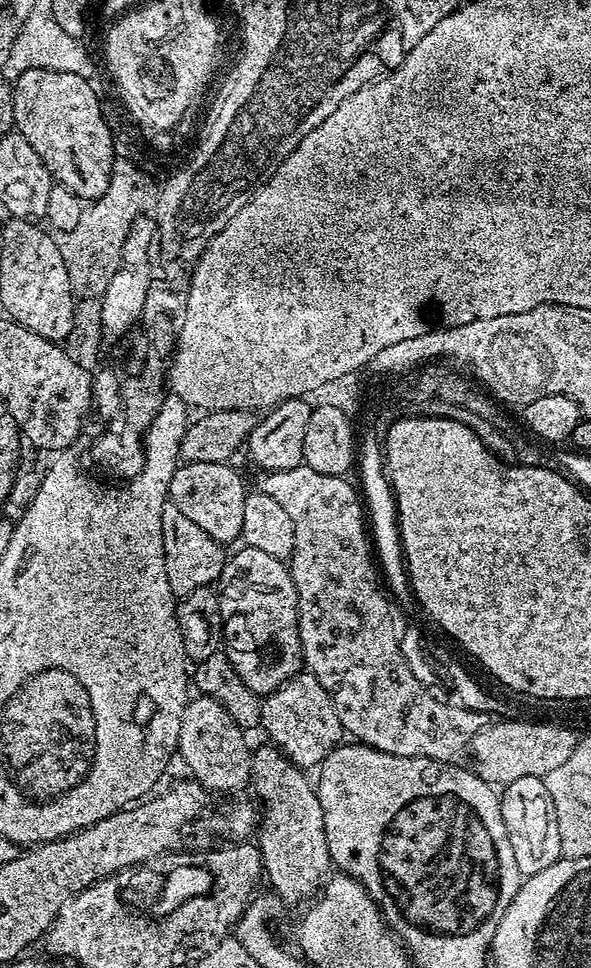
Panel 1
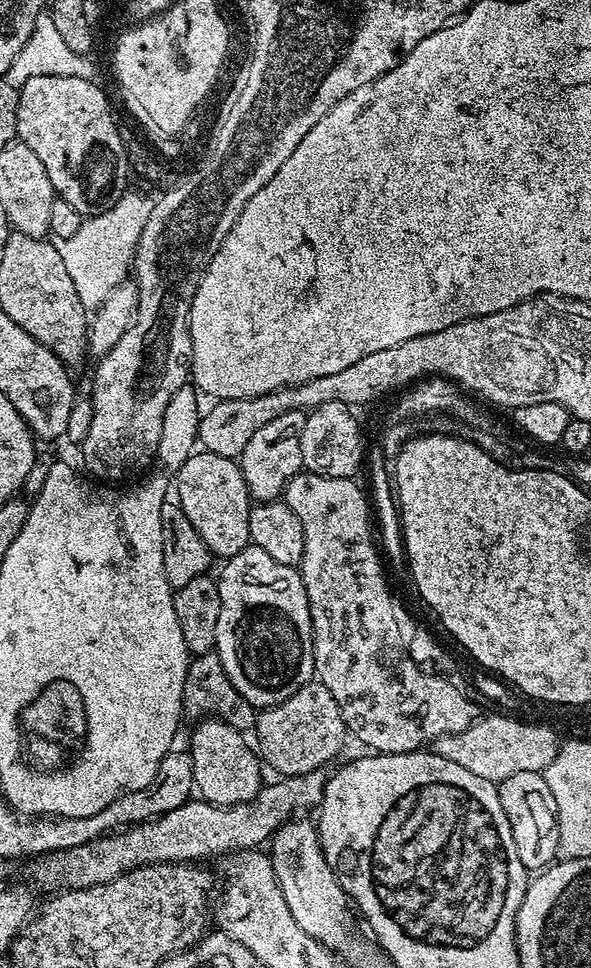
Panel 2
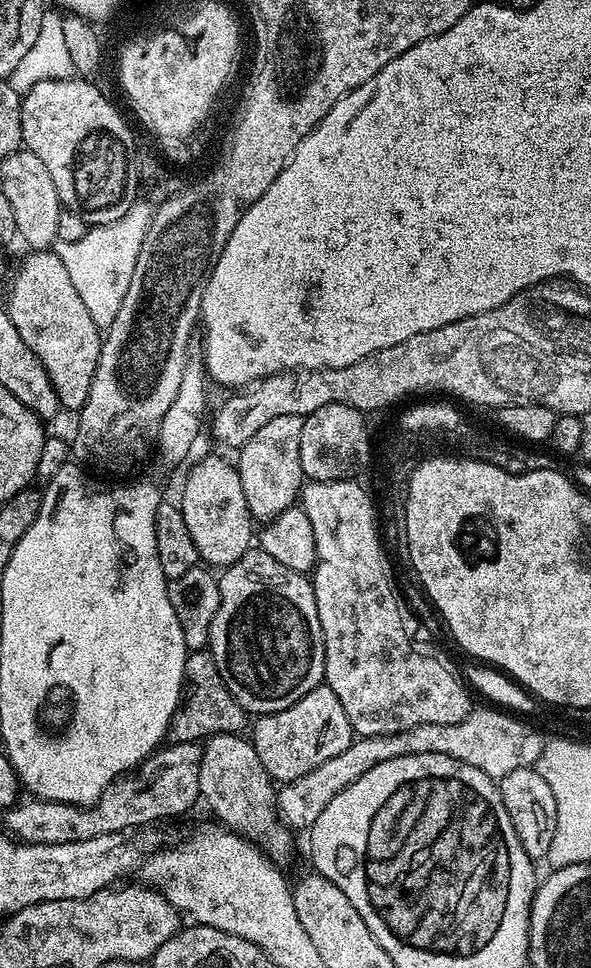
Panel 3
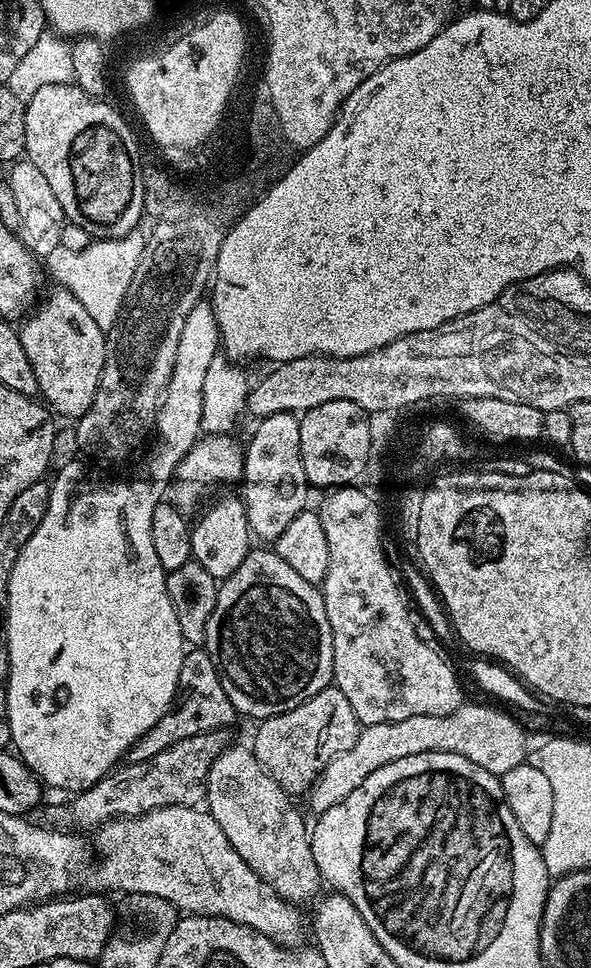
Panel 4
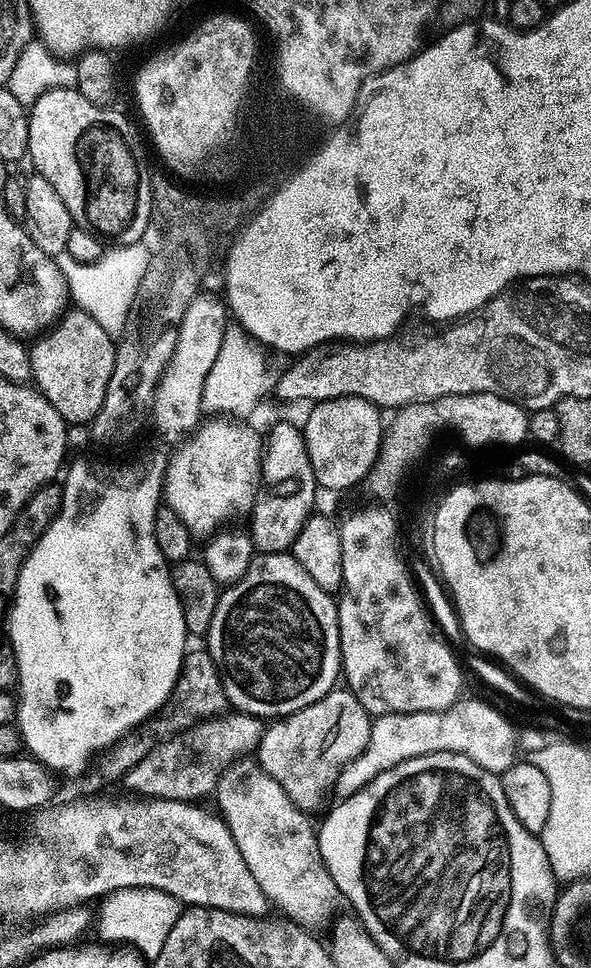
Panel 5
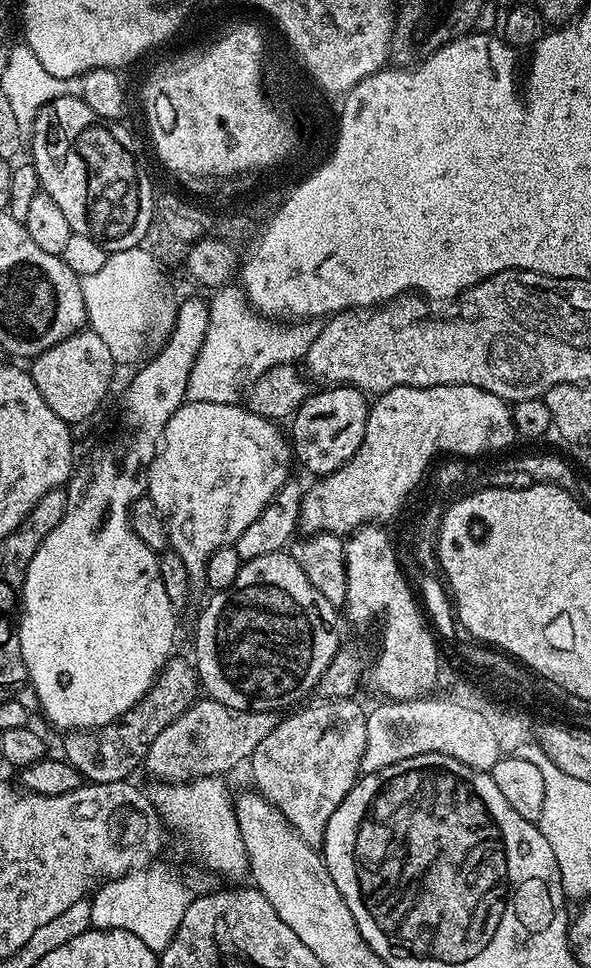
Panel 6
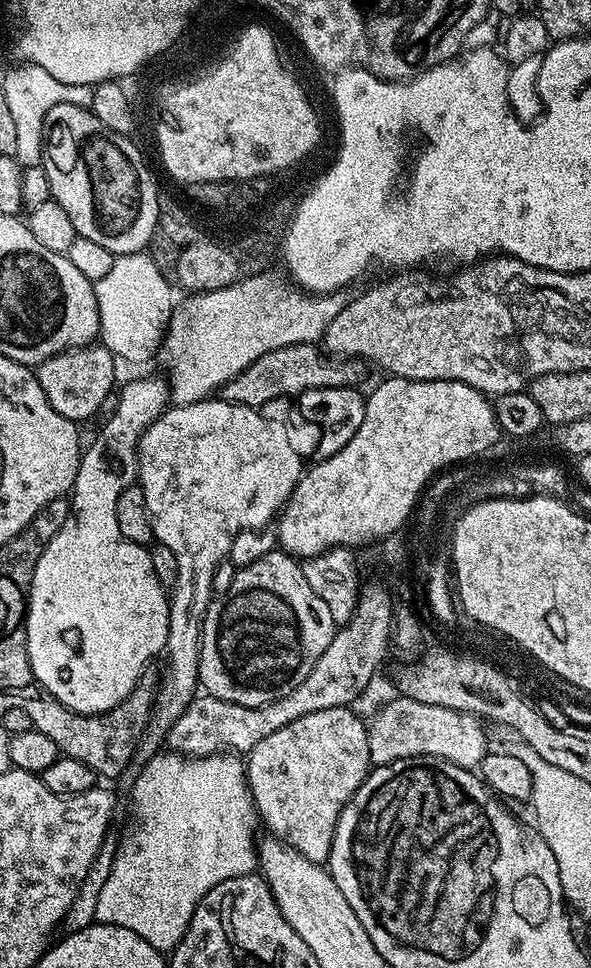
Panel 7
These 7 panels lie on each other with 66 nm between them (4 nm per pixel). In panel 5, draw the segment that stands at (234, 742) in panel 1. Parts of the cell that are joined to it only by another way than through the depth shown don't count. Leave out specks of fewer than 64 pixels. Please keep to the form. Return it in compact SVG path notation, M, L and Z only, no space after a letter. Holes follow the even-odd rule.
M241 758L218 778L214 793L219 815L254 874L262 894L301 928L317 930L336 912L338 893L320 853L317 829L284 790L252 758Z

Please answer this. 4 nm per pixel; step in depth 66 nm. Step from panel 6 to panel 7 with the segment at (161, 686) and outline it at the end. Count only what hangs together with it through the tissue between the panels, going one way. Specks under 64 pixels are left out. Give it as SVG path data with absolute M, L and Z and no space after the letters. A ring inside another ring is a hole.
M152 670L145 671L140 677L134 690L118 706L114 706L108 712L99 712L93 716L71 712L62 702L58 702L53 696L41 695L37 704L27 705L28 713L37 725L42 726L46 738L58 746L61 753L70 758L78 758L78 762L86 762L90 770L94 770L97 777L120 776L128 768L132 756L137 755L140 739L148 730L152 719L152 703L156 700L158 691L158 676Z

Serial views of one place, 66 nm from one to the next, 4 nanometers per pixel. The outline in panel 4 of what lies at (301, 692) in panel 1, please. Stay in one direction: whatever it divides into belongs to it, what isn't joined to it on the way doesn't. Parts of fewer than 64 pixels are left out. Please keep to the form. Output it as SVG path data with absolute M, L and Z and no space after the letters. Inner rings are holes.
M329 686L314 694L314 698L302 702L302 706L294 706L294 710L286 714L259 721L258 727L260 729L250 741L250 747L266 774L270 774L285 792L304 794L335 756L354 746L362 725L346 700L346 694Z

